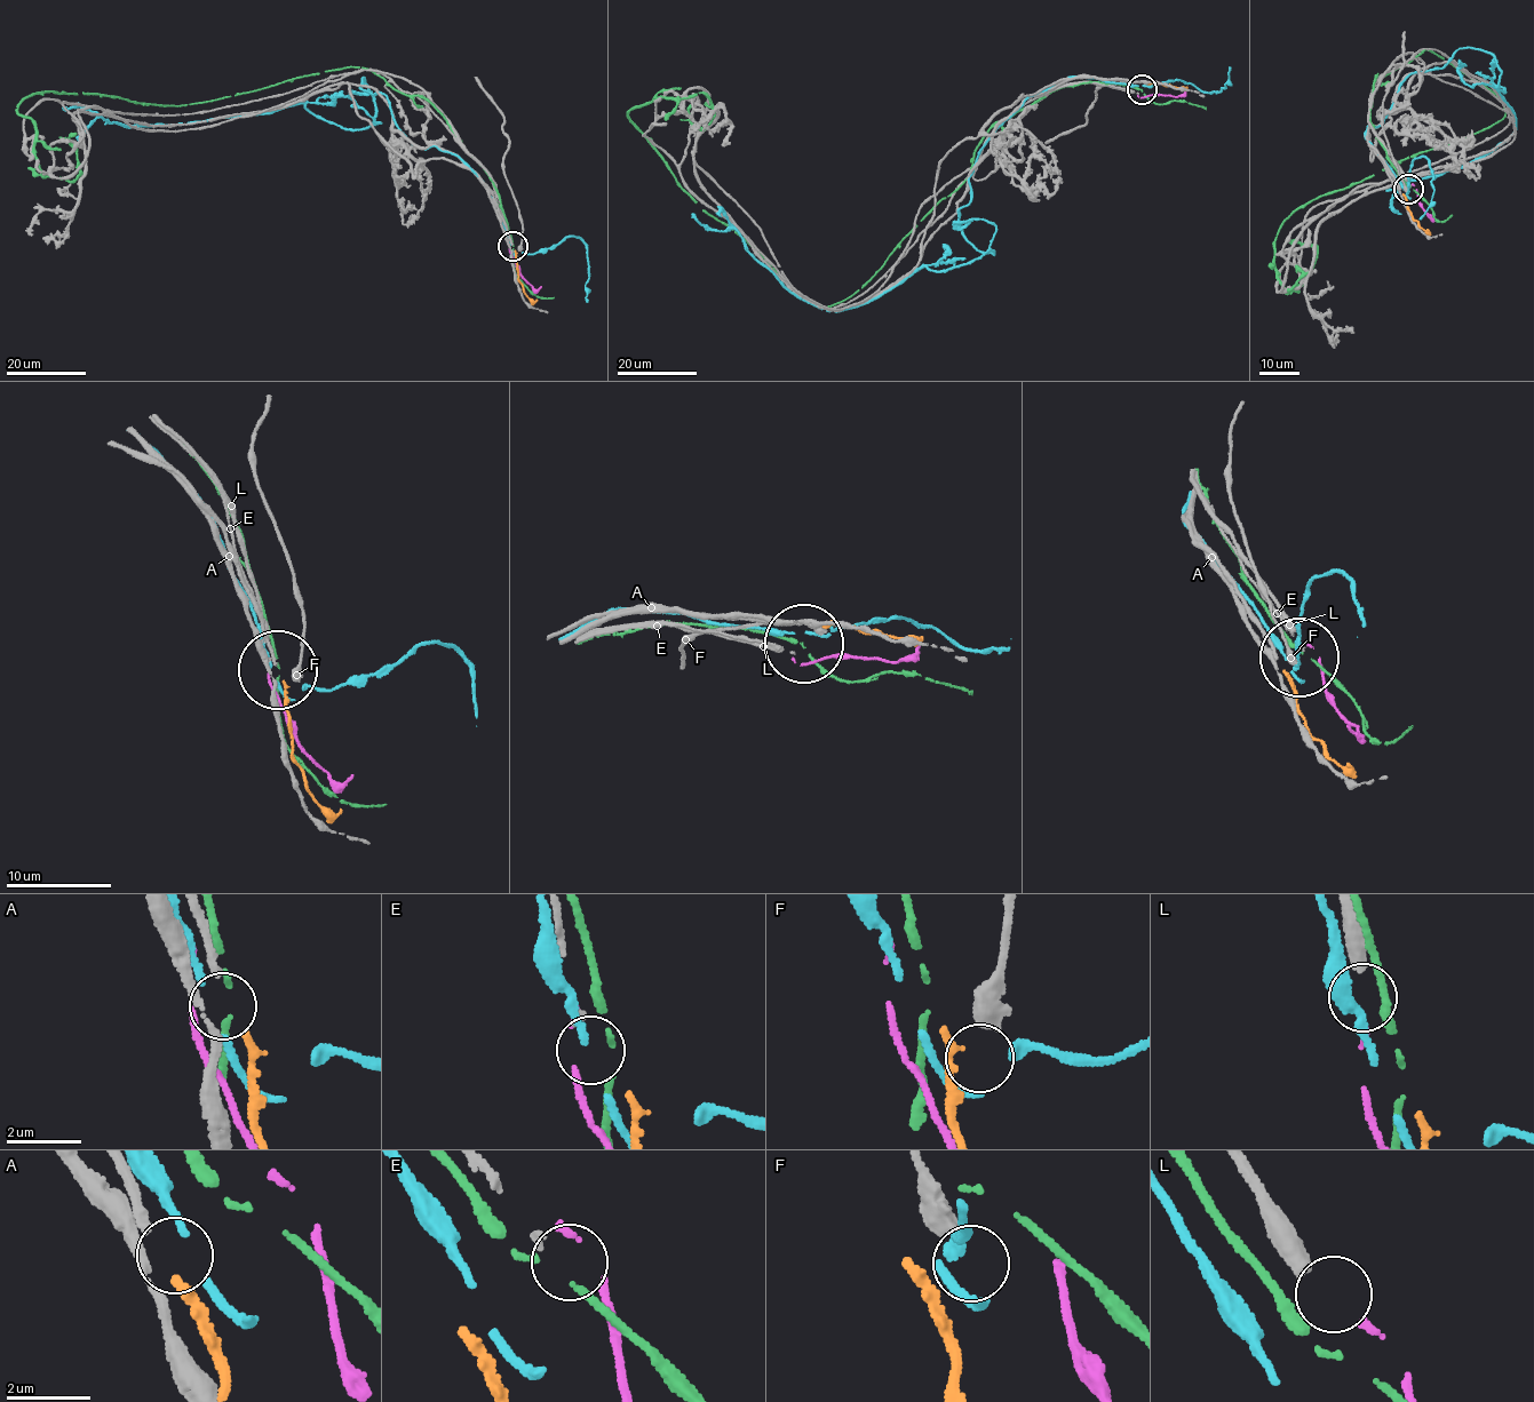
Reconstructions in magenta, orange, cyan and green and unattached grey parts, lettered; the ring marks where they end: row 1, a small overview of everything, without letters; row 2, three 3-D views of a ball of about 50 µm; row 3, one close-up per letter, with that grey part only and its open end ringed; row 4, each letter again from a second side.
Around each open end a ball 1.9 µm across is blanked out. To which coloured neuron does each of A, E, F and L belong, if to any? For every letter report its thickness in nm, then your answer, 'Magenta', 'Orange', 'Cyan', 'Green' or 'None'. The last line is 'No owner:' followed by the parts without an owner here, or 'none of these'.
A: Thickness 200 nm. Orange
E: Thickness 120 nm. None
F: Thickness 480 nm. None
L: Thickness 440 nm. Magenta
No owner: E, F

